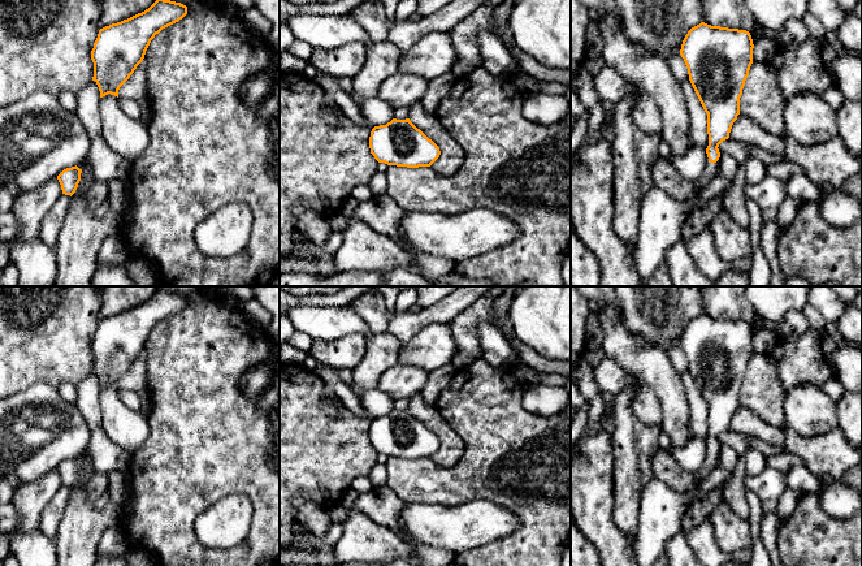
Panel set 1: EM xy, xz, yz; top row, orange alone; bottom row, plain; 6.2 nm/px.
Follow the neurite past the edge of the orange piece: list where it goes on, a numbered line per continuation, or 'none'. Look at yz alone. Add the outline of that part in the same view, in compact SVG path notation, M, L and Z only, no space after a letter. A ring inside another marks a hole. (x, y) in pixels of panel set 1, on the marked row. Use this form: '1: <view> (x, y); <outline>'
1: yz (661, 219); M710 163L703 176L694 182L696 195L689 200L676 200L655 185L644 198L638 239L634 246L640 286L645 286L658 265L664 262L666 250L681 241L681 226L685 219L694 212L702 190L712 180L715 172L715 163Z

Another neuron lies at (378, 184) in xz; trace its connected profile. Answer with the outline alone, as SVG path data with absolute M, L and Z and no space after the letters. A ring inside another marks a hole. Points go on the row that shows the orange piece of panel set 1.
M377 172L368 183L373 195L381 195L386 193L387 189L387 178L386 173Z

